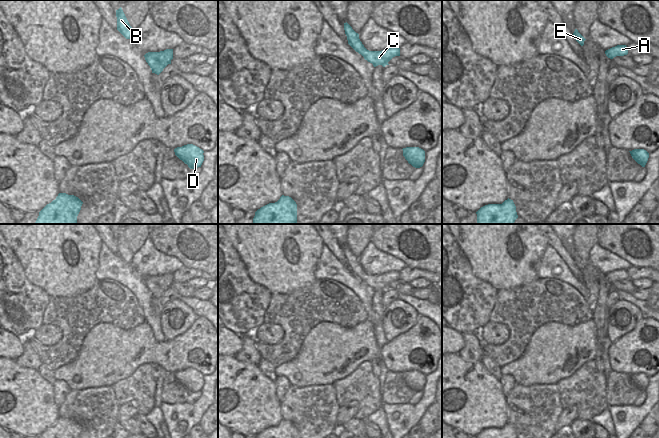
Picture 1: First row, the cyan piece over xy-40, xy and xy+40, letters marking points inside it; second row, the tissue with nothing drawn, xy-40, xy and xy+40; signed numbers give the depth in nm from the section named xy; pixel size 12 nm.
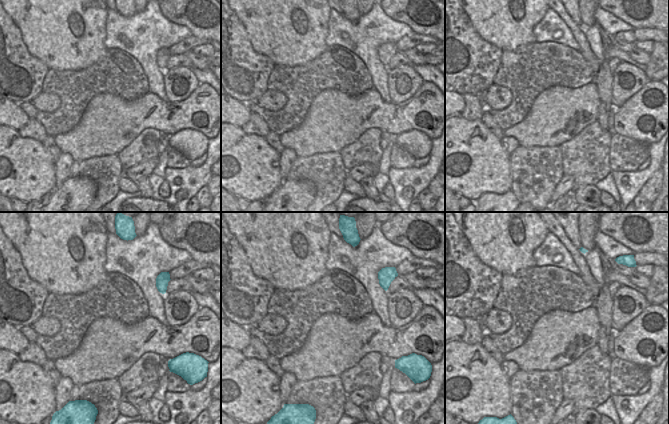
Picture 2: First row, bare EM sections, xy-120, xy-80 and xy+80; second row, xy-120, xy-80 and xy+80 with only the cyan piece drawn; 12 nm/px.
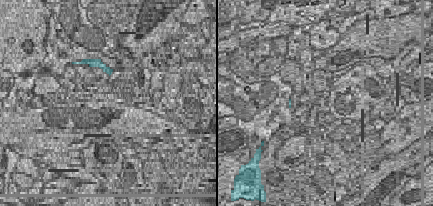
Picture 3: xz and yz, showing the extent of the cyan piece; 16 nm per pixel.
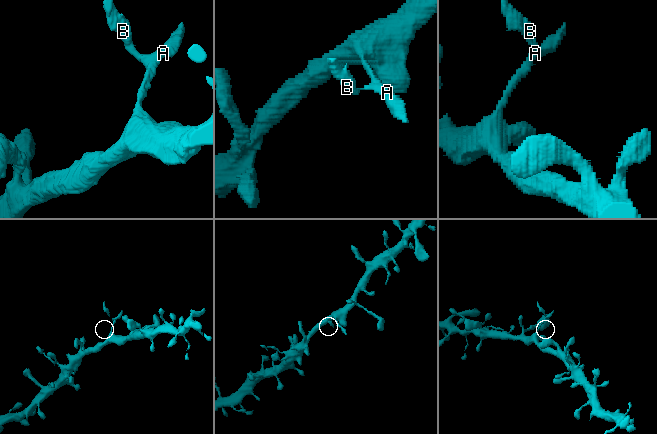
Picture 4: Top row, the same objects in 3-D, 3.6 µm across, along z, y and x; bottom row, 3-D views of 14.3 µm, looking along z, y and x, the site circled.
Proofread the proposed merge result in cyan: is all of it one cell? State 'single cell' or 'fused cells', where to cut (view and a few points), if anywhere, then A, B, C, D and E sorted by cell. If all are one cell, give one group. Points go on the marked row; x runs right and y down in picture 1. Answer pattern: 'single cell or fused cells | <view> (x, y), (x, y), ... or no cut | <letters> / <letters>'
fused cells | xy (367, 50), (362, 55) | A C D / B E

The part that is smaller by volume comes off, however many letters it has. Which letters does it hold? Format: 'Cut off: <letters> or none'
Cut off: B, E

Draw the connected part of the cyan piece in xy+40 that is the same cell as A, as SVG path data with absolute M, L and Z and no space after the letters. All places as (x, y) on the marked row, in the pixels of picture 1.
M617 45L605 51L608 58L613 59L616 56L624 56L628 54L626 45Z

